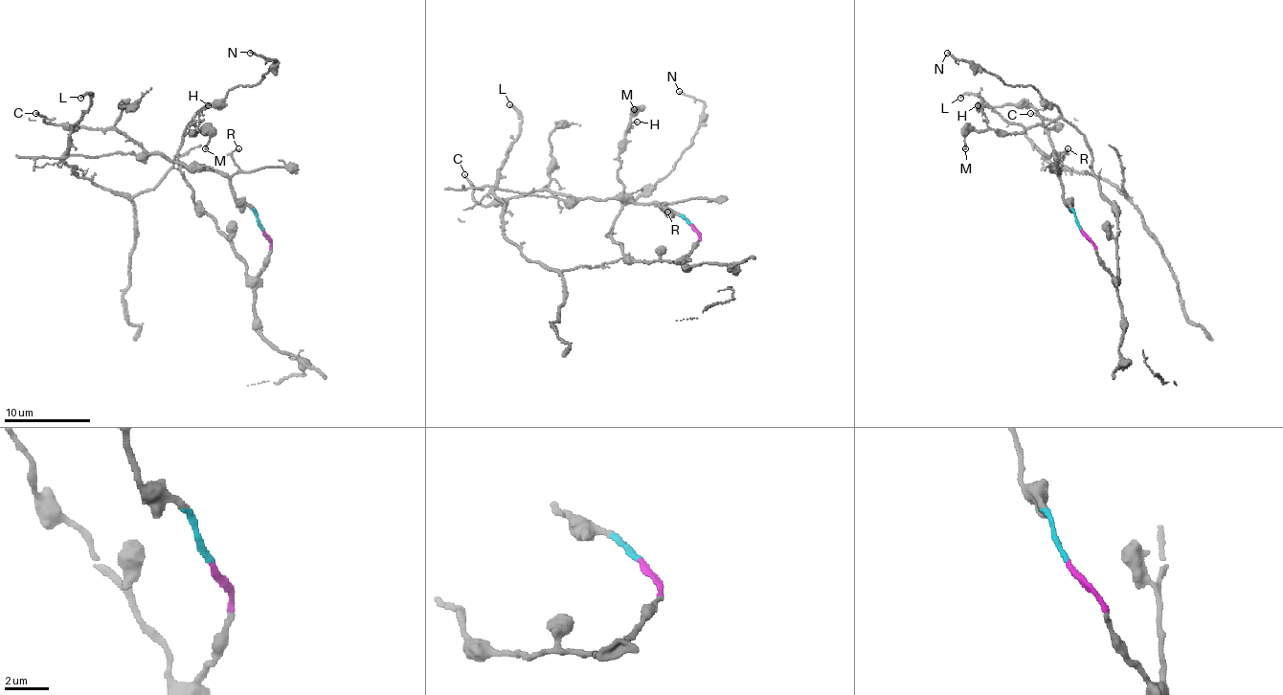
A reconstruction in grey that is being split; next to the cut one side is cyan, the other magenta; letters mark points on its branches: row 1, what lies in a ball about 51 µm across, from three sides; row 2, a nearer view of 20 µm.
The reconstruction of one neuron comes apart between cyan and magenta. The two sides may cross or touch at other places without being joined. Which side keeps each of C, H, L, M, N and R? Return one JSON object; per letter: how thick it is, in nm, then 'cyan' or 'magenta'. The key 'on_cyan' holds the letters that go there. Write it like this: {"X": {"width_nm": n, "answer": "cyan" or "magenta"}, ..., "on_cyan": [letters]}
{"C": {"width_nm": 190, "answer": "cyan"}, "H": {"width_nm": 120, "answer": "magenta"}, "L": {"width_nm": 200, "answer": "cyan"}, "M": {"width_nm": 130, "answer": "magenta"}, "N": {"width_nm": 150, "answer": "magenta"}, "R": {"width_nm": 120, "answer": "cyan"}, "on_cyan": ["C", "L", "R"]}

